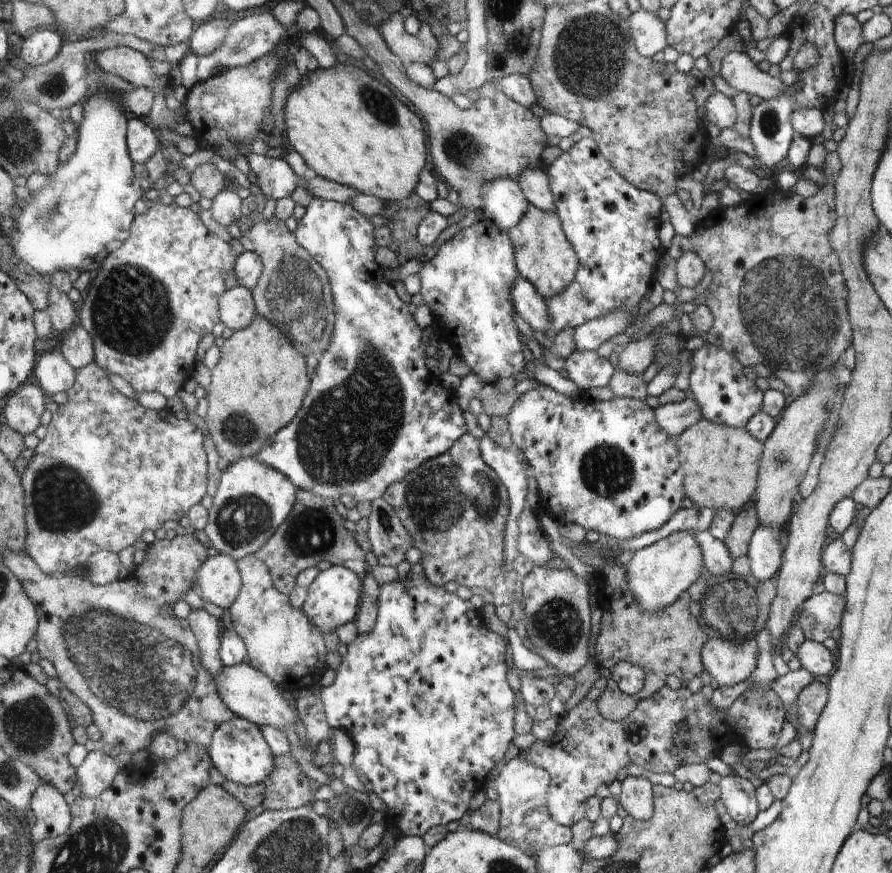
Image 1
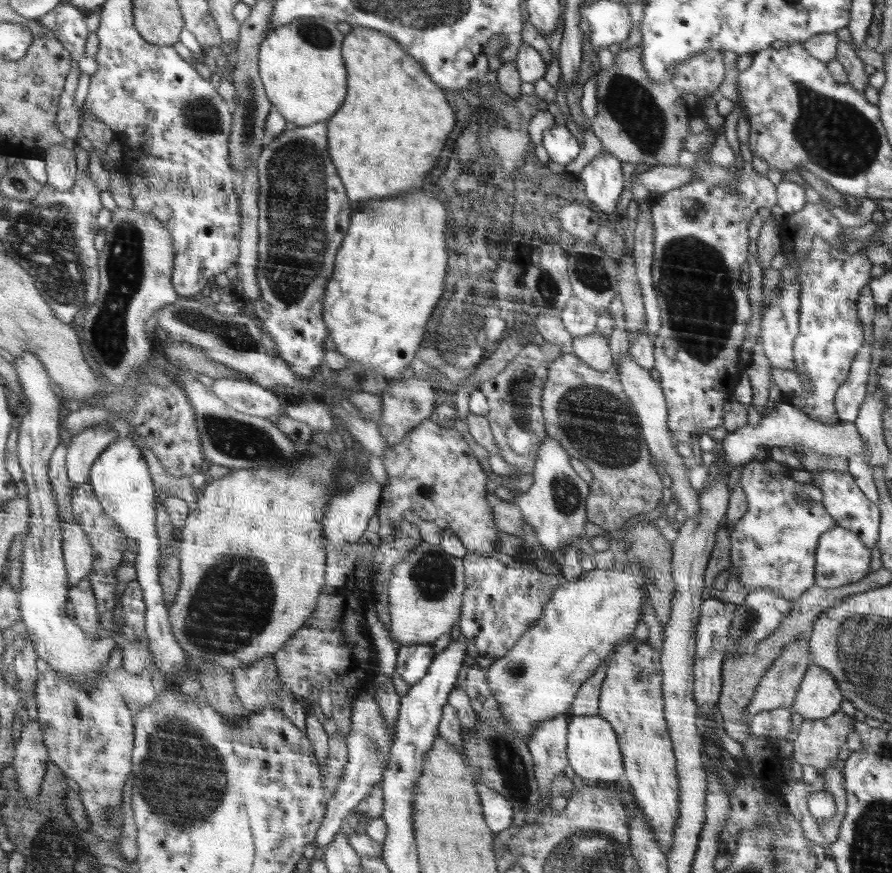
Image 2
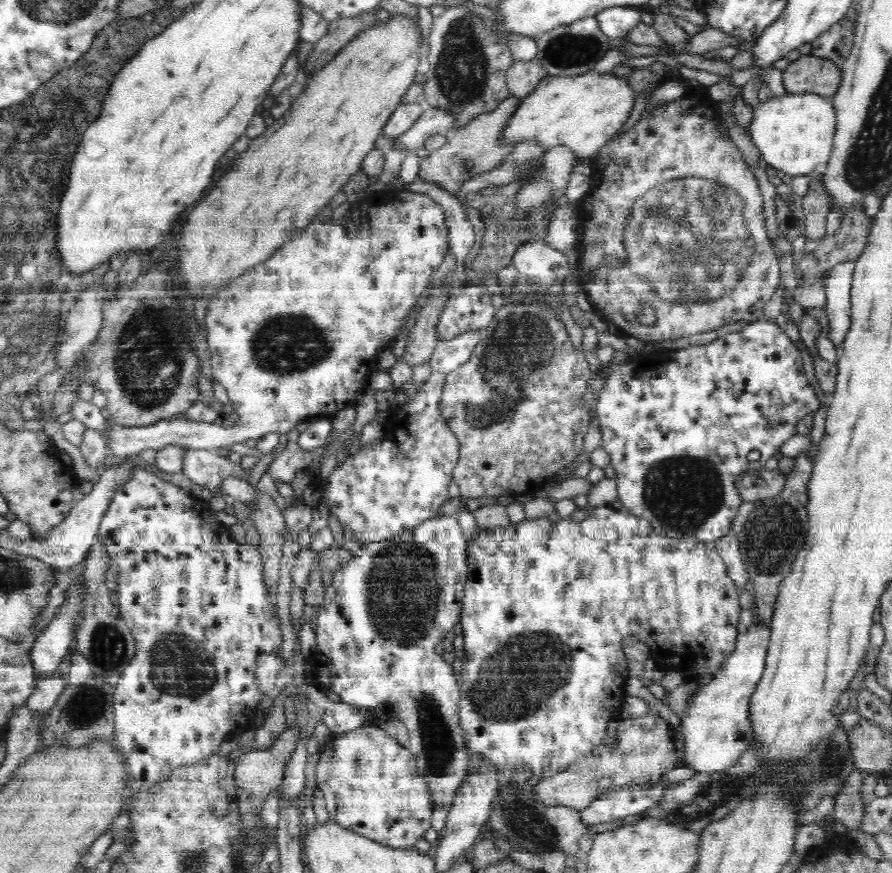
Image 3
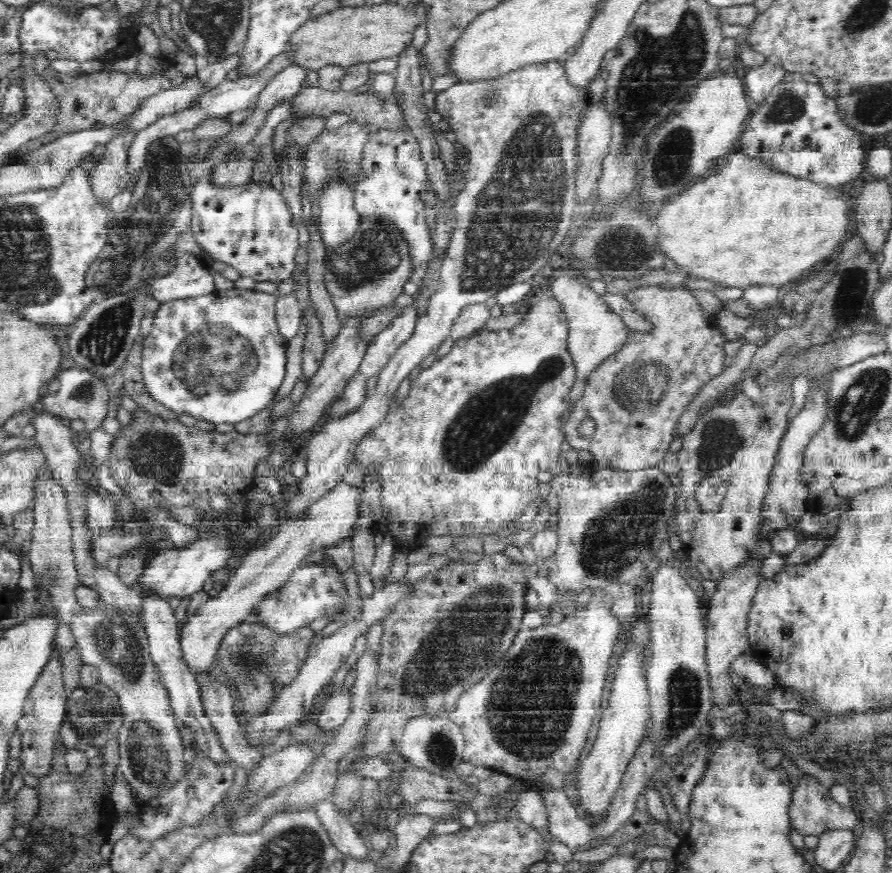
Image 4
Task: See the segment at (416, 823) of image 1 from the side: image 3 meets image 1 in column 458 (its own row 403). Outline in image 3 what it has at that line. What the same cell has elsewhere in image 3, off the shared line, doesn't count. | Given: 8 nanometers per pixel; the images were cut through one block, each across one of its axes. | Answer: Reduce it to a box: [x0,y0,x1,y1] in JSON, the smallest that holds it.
[598,318,821,540]

